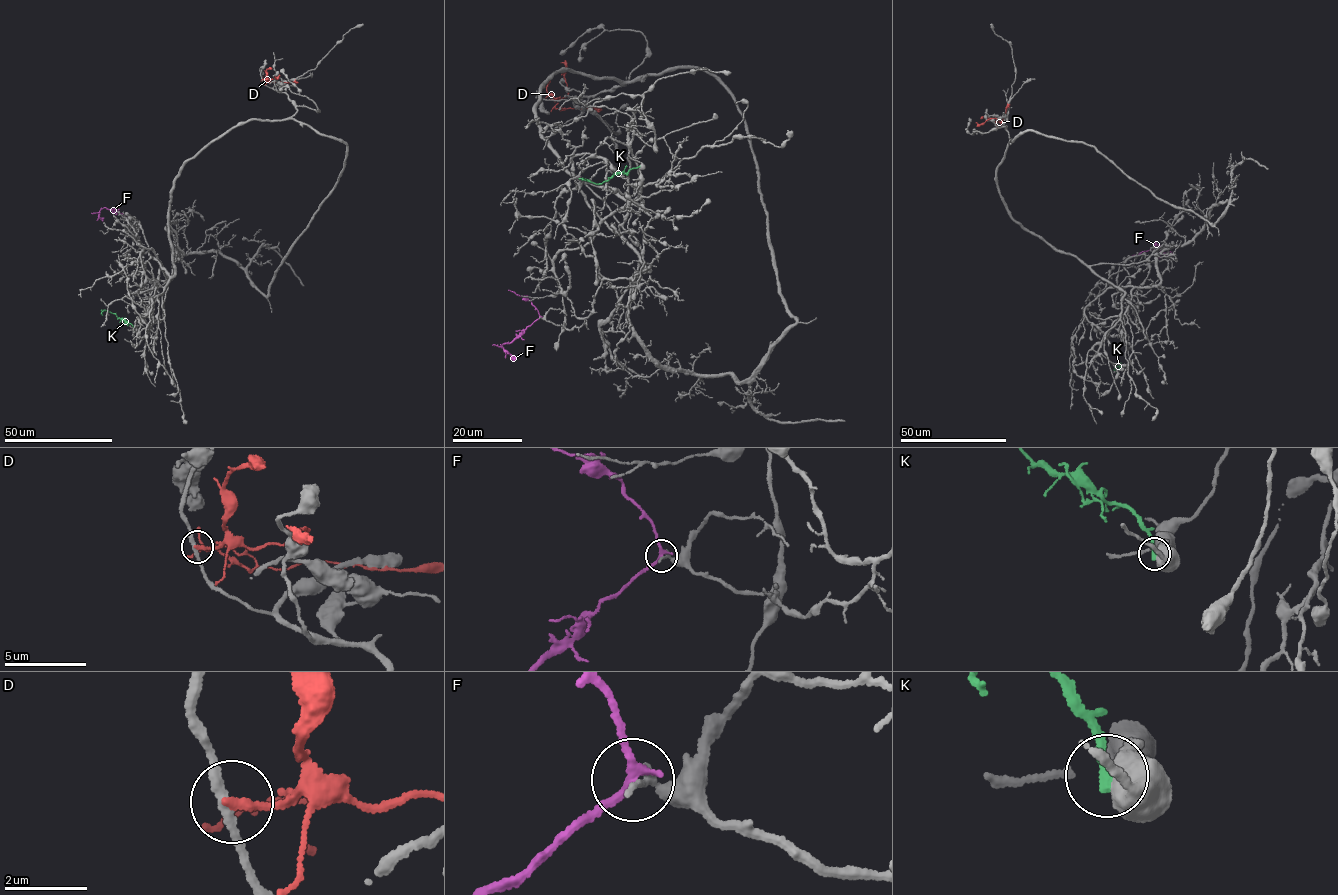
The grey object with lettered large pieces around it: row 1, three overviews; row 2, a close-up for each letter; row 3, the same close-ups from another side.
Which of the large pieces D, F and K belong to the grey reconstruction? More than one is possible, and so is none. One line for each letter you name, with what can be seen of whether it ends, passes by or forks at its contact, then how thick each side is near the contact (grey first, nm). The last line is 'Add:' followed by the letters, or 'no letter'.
Add: no letter

